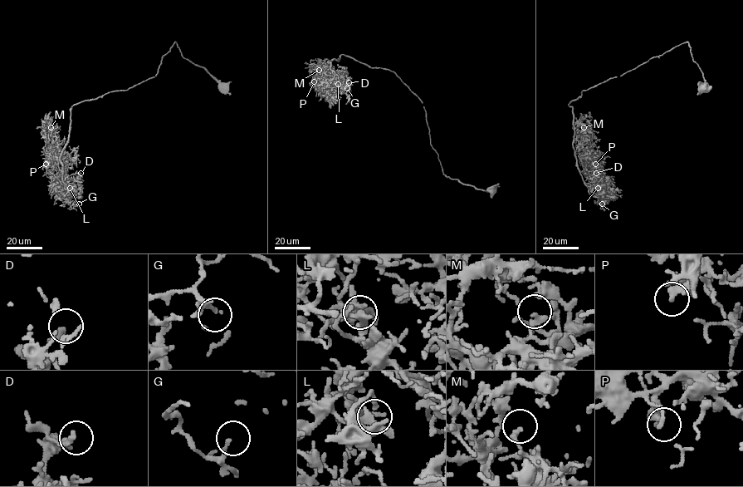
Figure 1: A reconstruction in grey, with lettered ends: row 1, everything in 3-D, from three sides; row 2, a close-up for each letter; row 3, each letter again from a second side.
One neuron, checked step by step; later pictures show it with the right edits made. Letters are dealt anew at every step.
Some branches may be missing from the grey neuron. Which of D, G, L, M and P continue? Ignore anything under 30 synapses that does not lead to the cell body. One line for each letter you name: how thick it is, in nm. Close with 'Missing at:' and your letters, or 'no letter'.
Missing at: no letter

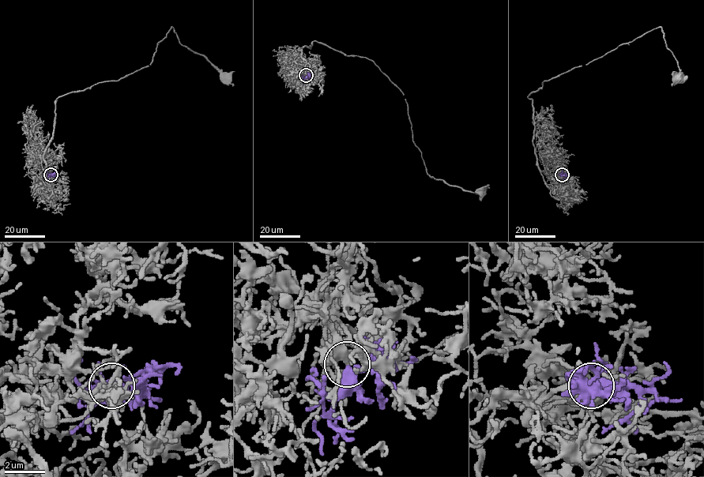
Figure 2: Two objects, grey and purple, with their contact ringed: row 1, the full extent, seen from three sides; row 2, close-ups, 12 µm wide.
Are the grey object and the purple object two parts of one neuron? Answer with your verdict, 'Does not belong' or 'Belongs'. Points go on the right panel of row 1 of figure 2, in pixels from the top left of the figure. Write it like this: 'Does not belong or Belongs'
Belongs

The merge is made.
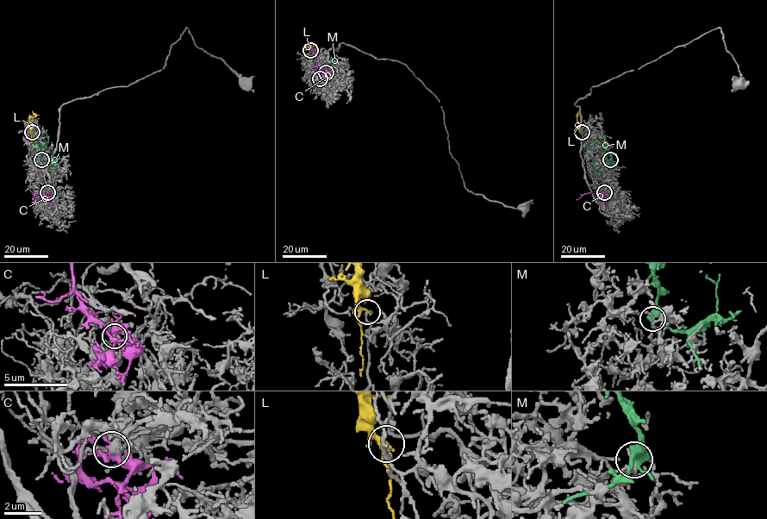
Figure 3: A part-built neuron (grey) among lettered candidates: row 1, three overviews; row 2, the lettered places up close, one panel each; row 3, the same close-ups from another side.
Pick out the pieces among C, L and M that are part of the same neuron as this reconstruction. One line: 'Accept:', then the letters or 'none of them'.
Accept: C

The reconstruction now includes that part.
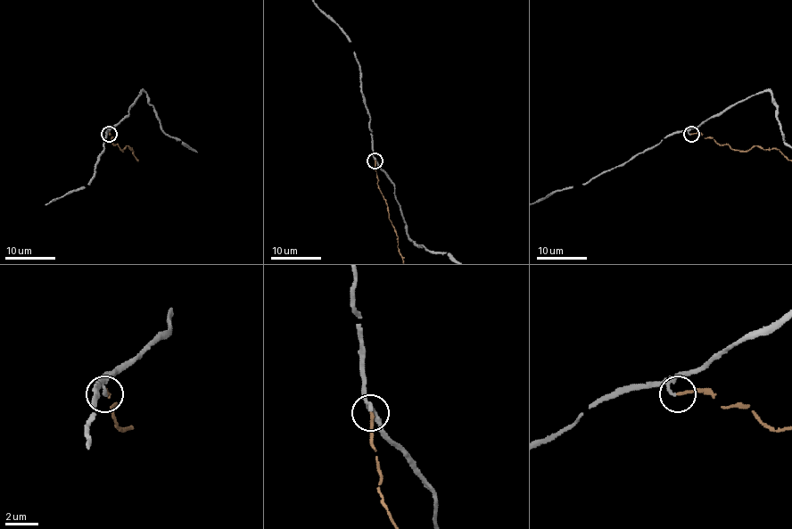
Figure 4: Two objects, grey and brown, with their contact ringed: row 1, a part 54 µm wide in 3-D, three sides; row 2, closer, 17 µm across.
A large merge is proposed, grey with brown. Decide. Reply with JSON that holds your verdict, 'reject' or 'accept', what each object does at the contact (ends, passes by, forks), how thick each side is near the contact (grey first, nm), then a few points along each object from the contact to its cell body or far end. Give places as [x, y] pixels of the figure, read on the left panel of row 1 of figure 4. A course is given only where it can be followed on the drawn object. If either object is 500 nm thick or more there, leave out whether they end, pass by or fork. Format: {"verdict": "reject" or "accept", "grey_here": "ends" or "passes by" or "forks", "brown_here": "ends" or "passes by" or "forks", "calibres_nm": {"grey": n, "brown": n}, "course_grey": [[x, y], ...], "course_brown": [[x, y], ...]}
{"verdict": "accept", "grey_here": "ends", "brown_here": "ends", "calibres_nm": {"grey": 190, "brown": 190}}

